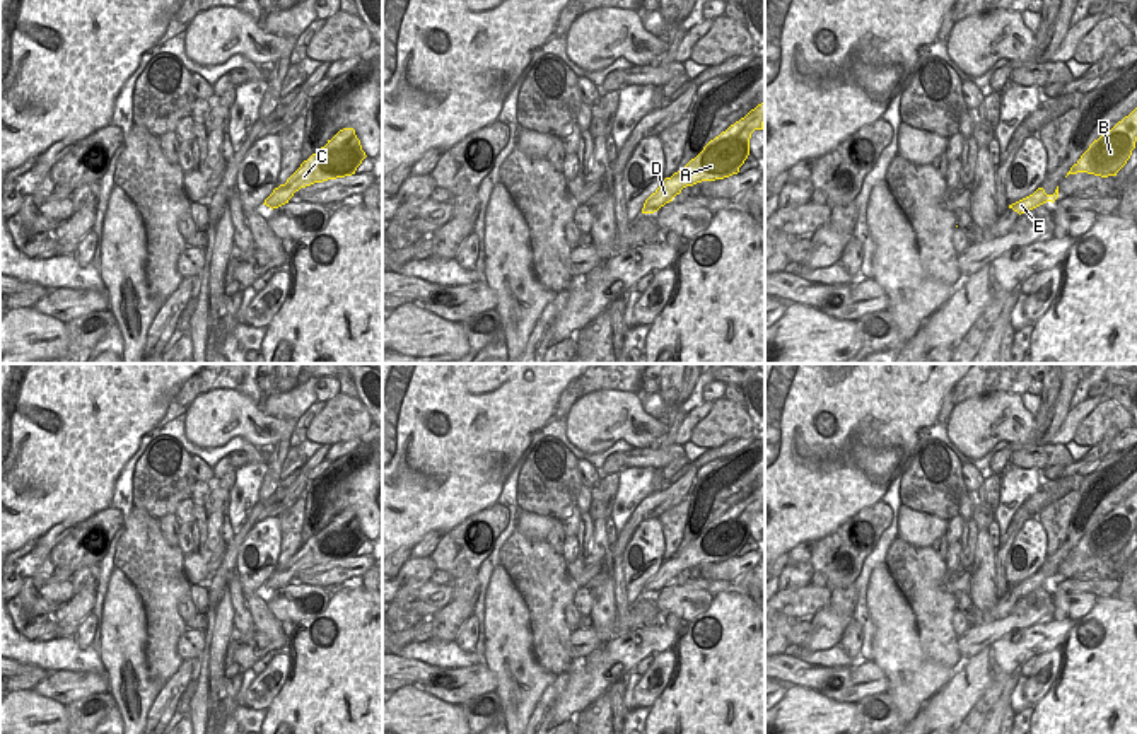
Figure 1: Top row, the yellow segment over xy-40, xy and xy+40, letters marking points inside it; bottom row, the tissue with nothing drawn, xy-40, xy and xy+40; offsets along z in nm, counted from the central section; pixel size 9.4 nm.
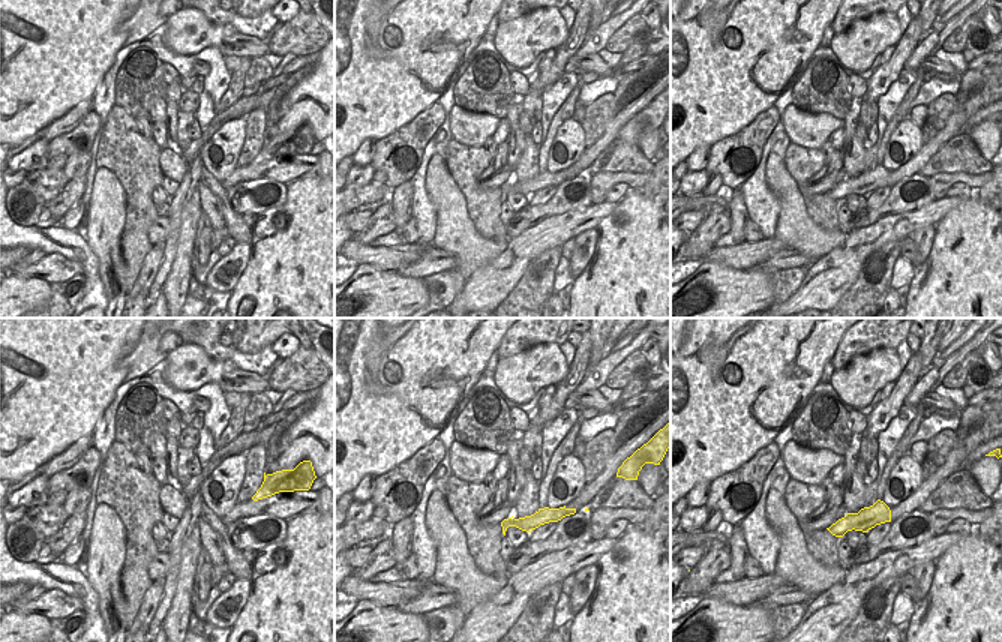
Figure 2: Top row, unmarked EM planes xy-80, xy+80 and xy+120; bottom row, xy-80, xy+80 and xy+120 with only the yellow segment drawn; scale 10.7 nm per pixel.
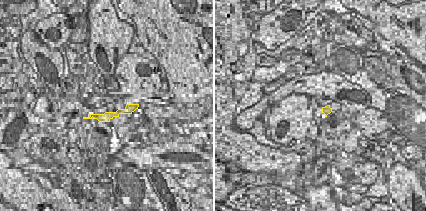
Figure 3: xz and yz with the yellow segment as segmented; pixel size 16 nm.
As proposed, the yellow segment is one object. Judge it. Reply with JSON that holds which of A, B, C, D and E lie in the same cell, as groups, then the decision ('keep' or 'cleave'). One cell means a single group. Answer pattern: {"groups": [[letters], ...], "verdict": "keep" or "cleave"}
{"groups": [["A", "B", "C", "D", "E"]], "verdict": "keep"}

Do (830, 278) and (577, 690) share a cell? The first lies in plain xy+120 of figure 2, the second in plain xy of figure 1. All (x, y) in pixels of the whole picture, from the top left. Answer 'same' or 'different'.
same

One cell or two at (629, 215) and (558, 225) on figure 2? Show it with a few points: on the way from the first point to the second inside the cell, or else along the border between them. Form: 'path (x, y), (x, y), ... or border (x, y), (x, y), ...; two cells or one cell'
border (618, 203), (596, 227); two cells

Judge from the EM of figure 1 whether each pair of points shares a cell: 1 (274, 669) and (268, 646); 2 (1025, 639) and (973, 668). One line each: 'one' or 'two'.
1: two
2: one

